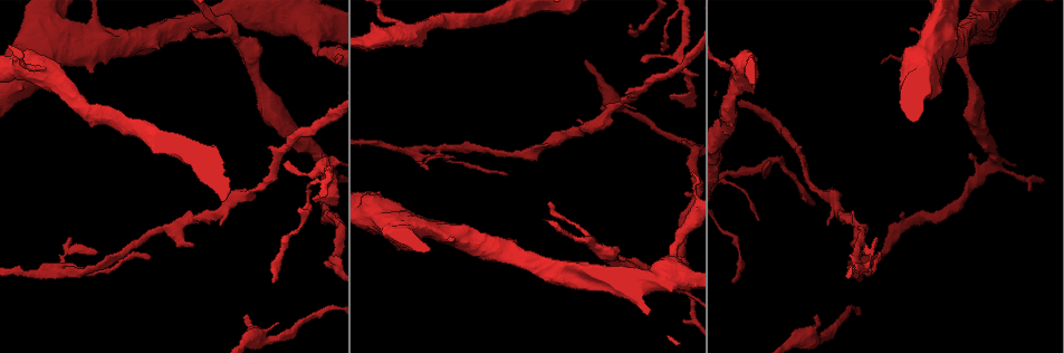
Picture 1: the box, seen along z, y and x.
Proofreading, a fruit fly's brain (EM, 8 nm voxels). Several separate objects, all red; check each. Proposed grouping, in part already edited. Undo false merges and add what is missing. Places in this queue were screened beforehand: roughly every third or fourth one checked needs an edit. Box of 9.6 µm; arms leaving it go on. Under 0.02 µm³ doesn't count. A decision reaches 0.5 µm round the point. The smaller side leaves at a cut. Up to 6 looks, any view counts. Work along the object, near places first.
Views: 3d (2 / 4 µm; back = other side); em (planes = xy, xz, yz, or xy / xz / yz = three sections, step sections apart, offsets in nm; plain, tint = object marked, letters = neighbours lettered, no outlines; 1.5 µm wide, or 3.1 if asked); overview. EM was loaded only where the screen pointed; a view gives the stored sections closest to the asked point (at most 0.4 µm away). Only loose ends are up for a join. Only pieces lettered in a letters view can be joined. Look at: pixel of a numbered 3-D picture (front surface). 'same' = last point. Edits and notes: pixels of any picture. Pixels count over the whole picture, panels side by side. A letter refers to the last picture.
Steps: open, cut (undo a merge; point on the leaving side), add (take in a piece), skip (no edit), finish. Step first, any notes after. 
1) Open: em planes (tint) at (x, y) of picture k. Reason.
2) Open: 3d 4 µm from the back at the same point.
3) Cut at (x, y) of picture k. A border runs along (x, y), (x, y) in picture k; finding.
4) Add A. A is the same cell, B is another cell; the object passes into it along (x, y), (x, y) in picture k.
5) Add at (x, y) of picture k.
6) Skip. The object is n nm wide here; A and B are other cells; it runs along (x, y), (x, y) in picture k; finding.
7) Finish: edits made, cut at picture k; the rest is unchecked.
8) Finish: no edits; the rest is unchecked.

Open: em xz step 8 (tint) at (970, 155) of picture 1.

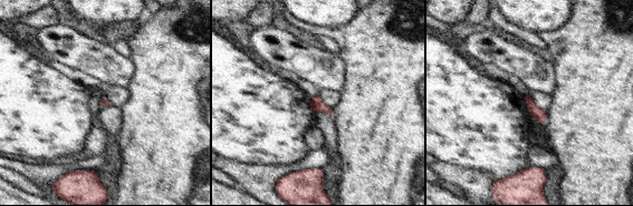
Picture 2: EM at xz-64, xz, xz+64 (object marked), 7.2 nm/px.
Open: em planes (letters) at the same point. Cut it another way.

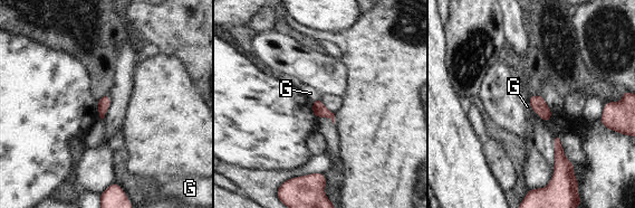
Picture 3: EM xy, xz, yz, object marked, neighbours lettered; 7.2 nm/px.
Skip. G is another cell; a border runs along (319, 98), (313, 102) in picture 3; no lettered piece goes on from it.

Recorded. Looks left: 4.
Open: em xy step 8 (tint) at (247, 315) of picture 1. Branch stops here.

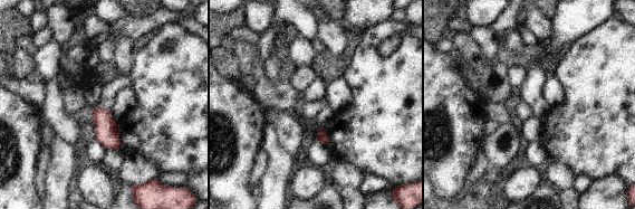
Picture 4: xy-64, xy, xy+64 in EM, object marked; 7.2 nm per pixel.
Open: em planes (letters) at the same point. Cut it another way.

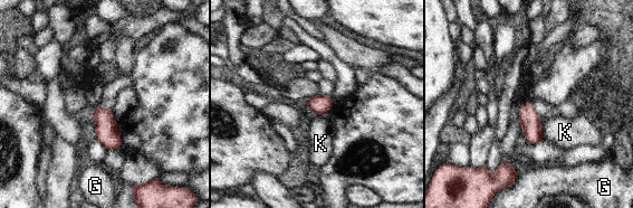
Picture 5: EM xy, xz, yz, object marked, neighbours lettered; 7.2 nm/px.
Skip. G and K are other cells; a border runs along (542, 128), (544, 136) in picture 5; none of them fits.

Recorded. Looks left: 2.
Finish: no edits; the rest is unchecked.

